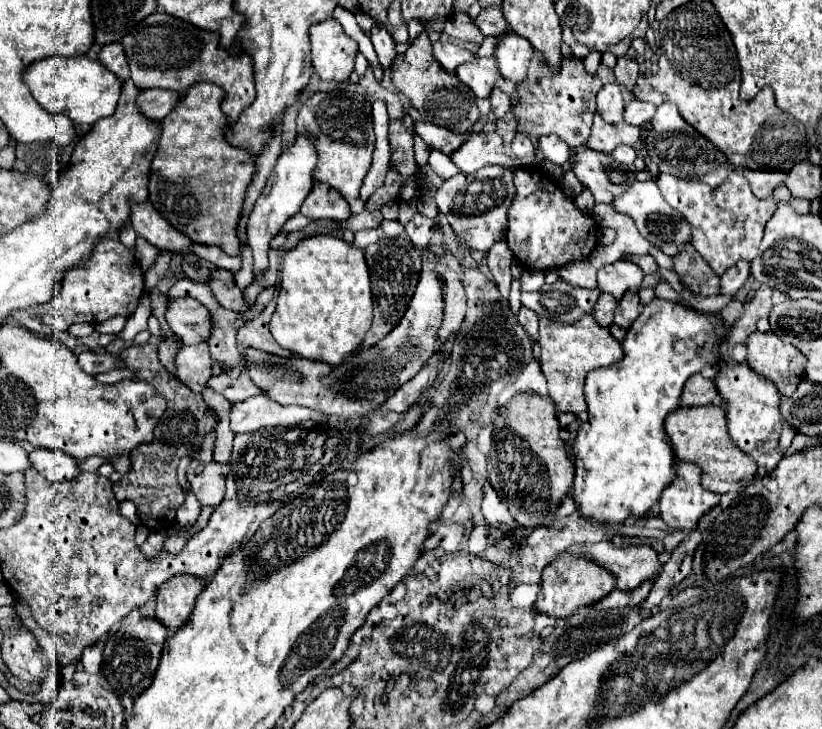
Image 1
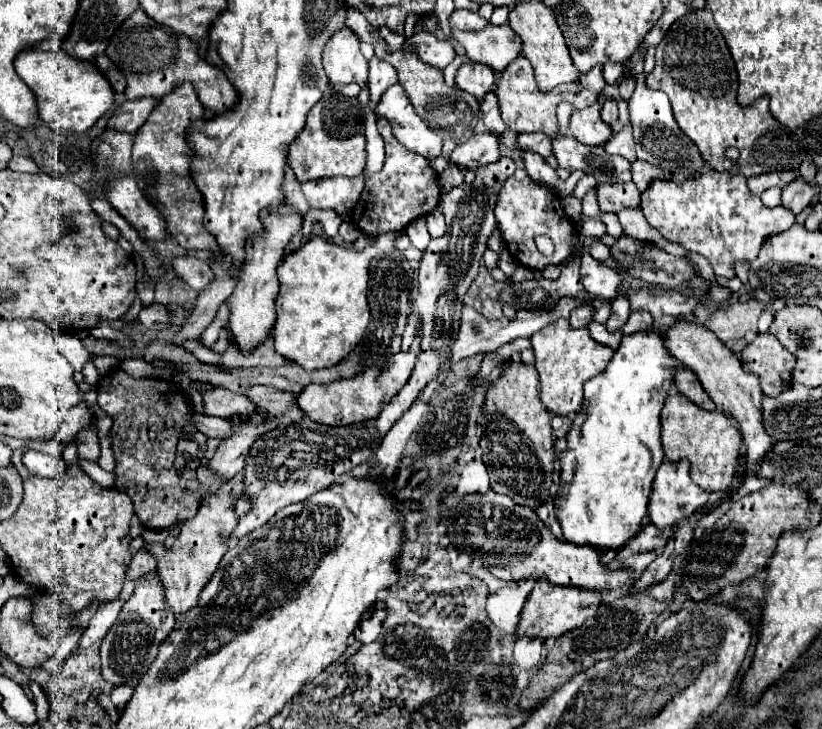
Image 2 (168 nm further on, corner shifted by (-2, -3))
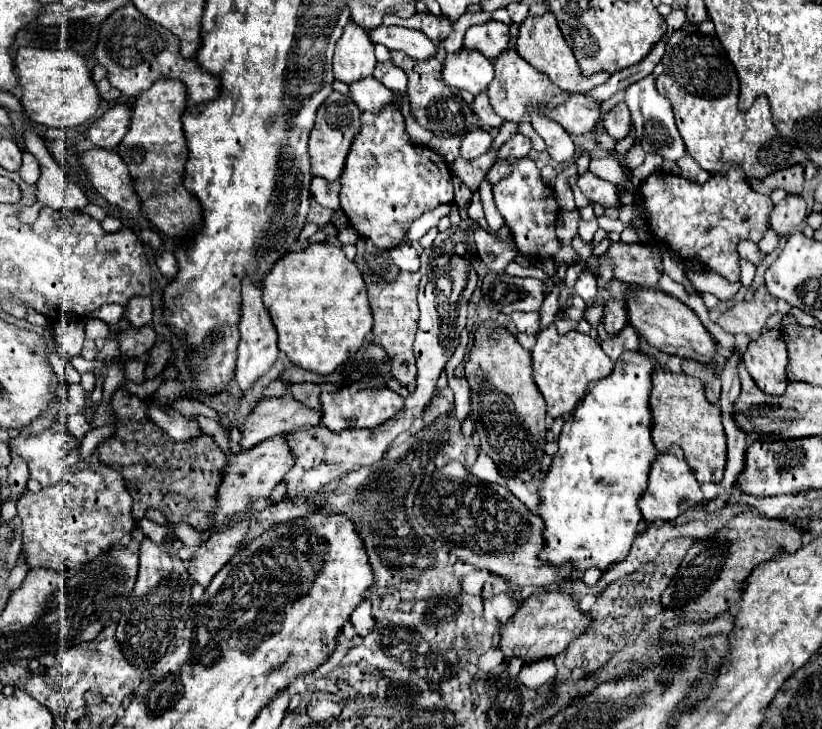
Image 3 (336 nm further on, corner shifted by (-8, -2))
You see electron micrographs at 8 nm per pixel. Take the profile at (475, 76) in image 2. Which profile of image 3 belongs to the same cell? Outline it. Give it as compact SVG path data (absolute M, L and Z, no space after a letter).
M474 49L446 53L442 65L442 81L452 89L466 89L472 95L482 93L494 77L492 63Z

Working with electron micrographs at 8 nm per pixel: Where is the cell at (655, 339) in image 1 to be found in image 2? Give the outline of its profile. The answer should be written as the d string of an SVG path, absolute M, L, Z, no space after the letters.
M650 328L626 334L608 368L584 384L582 410L574 416L572 428L566 436L568 450L560 454L560 488L554 500L564 540L574 544L592 544L598 548L620 548L636 536L642 518L648 514L654 474L664 462L660 412L676 374L676 360L664 346L662 332L664 330L660 328Z

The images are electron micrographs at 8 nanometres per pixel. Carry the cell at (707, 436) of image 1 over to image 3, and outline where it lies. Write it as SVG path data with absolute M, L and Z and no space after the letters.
M652 371L652 393L650 393L650 411L652 411L652 443L658 453L670 449L670 445L680 445L684 459L694 473L698 483L720 483L726 467L726 433L722 427L722 417L718 405L712 405L704 397L704 387L696 377L670 371Z

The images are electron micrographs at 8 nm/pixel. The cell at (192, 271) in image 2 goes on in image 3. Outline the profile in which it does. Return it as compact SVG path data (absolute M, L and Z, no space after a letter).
M162 251L162 253L154 255L154 261L156 261L156 267L160 269L160 273L162 273L164 277L168 277L168 279L174 277L174 273L176 273L176 269L178 269L178 263L176 263L176 259L174 259L172 253Z

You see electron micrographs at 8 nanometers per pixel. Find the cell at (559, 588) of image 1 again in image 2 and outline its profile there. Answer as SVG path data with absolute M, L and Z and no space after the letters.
M546 578L536 580L534 590L530 592L522 614L520 614L520 624L518 624L518 636L534 636L534 638L558 638L564 632L582 626L588 618L592 618L602 604L602 594L588 590L588 588L578 588L578 586L554 586L552 582L546 582Z

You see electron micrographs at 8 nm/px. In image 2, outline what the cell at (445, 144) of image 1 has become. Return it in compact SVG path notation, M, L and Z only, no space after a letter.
M400 84L390 86L378 104L378 116L384 116L396 134L396 138L410 150L426 156L436 158L442 150L442 138L432 132L414 112L414 106L406 98Z

